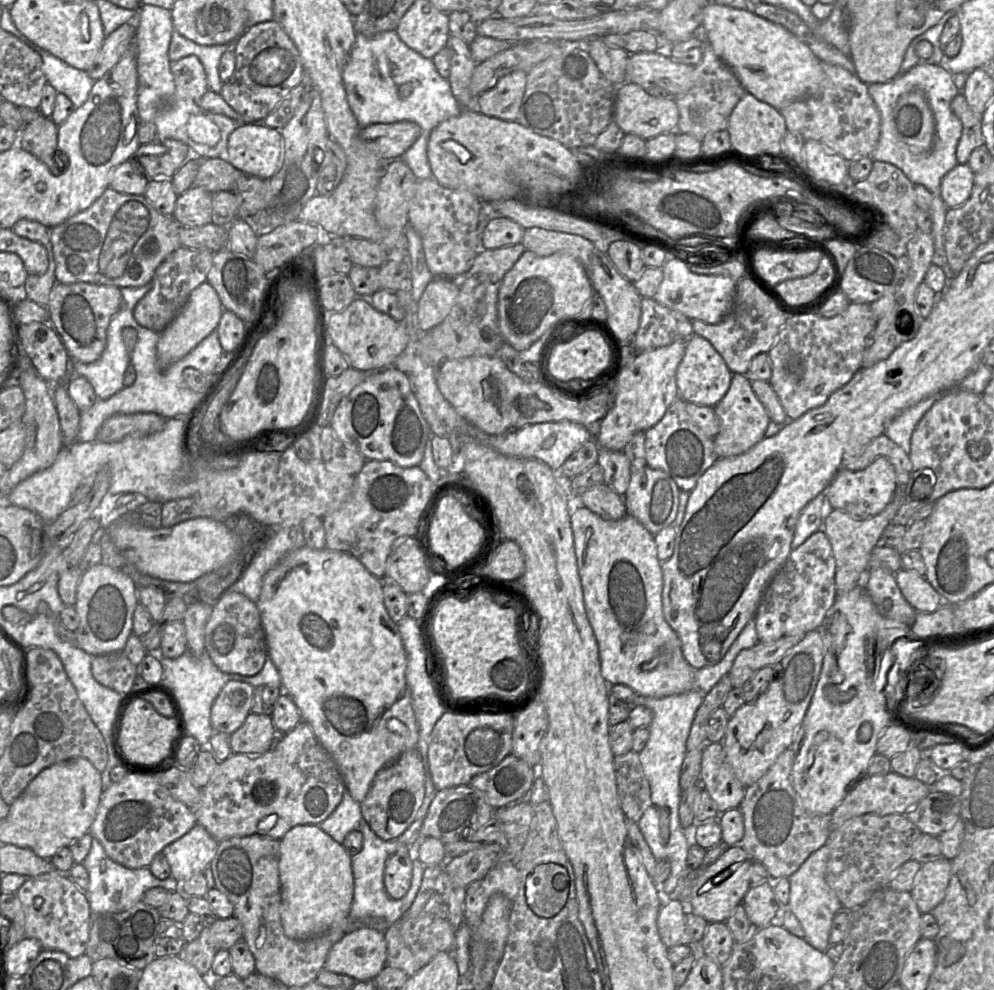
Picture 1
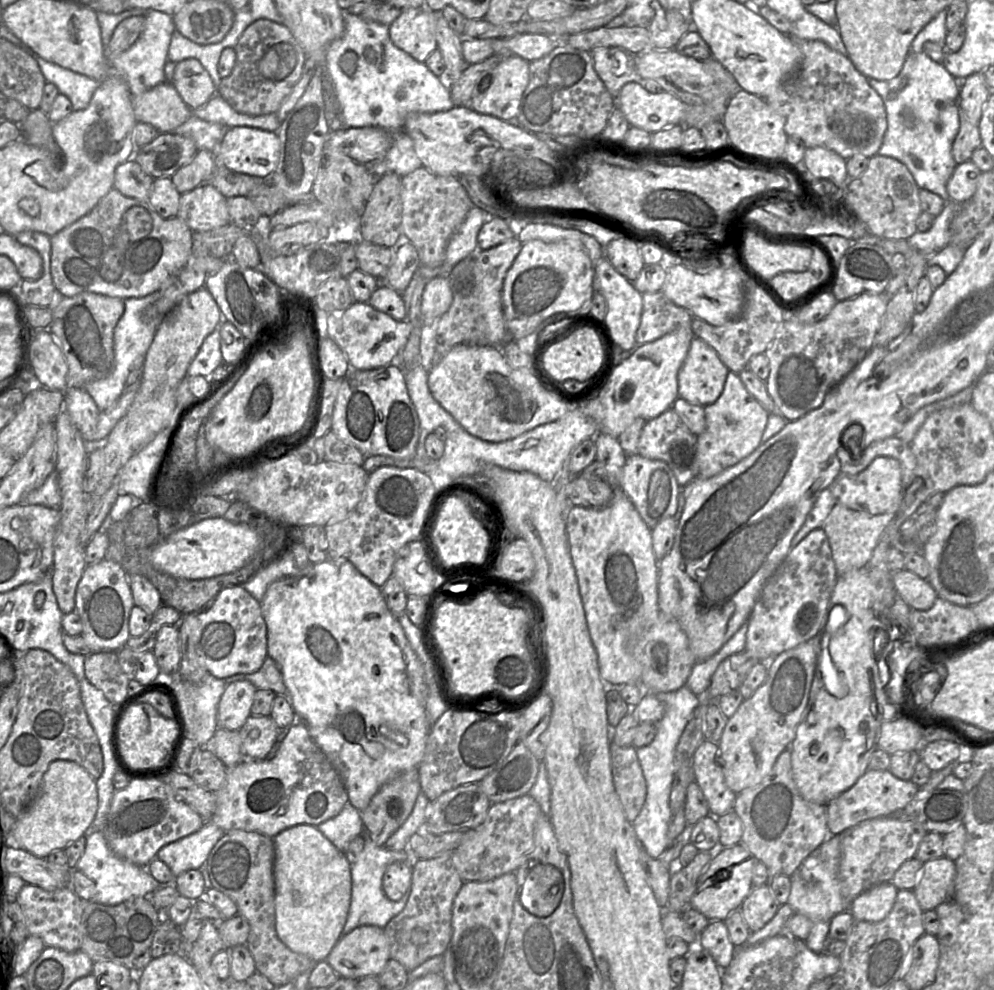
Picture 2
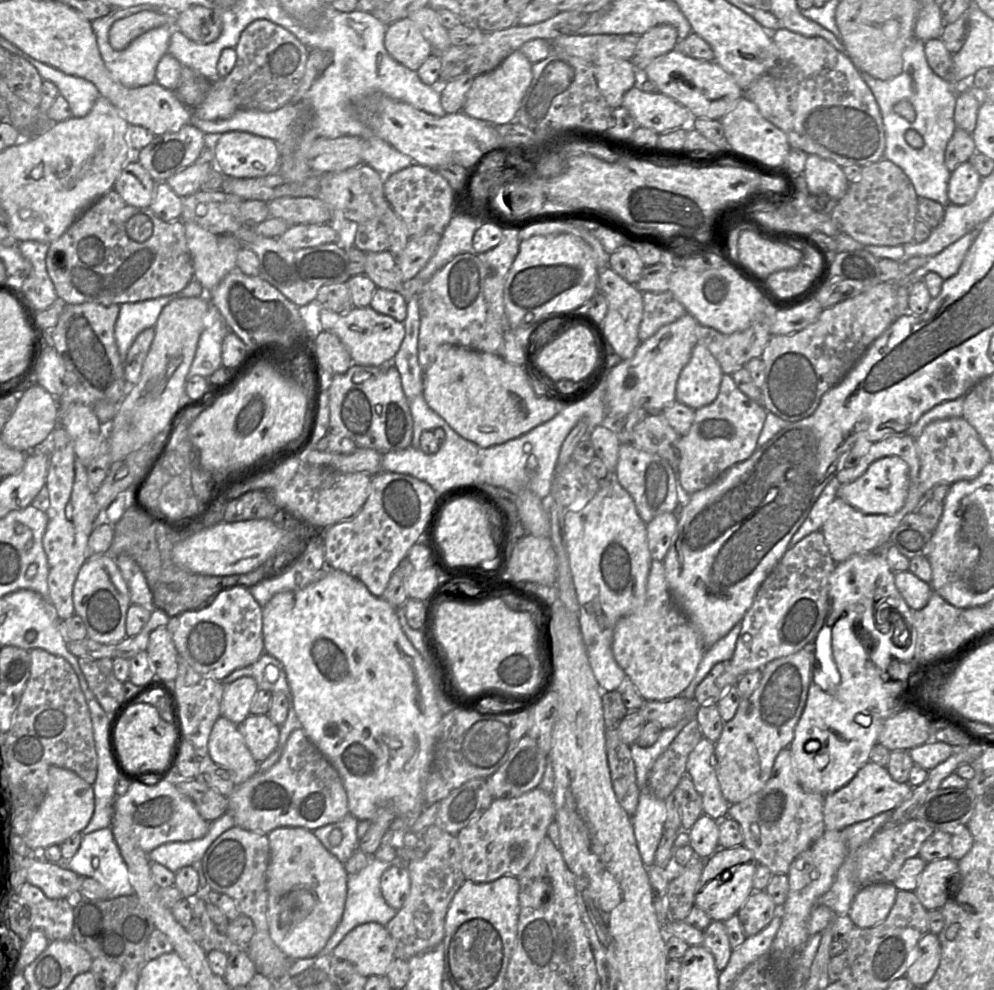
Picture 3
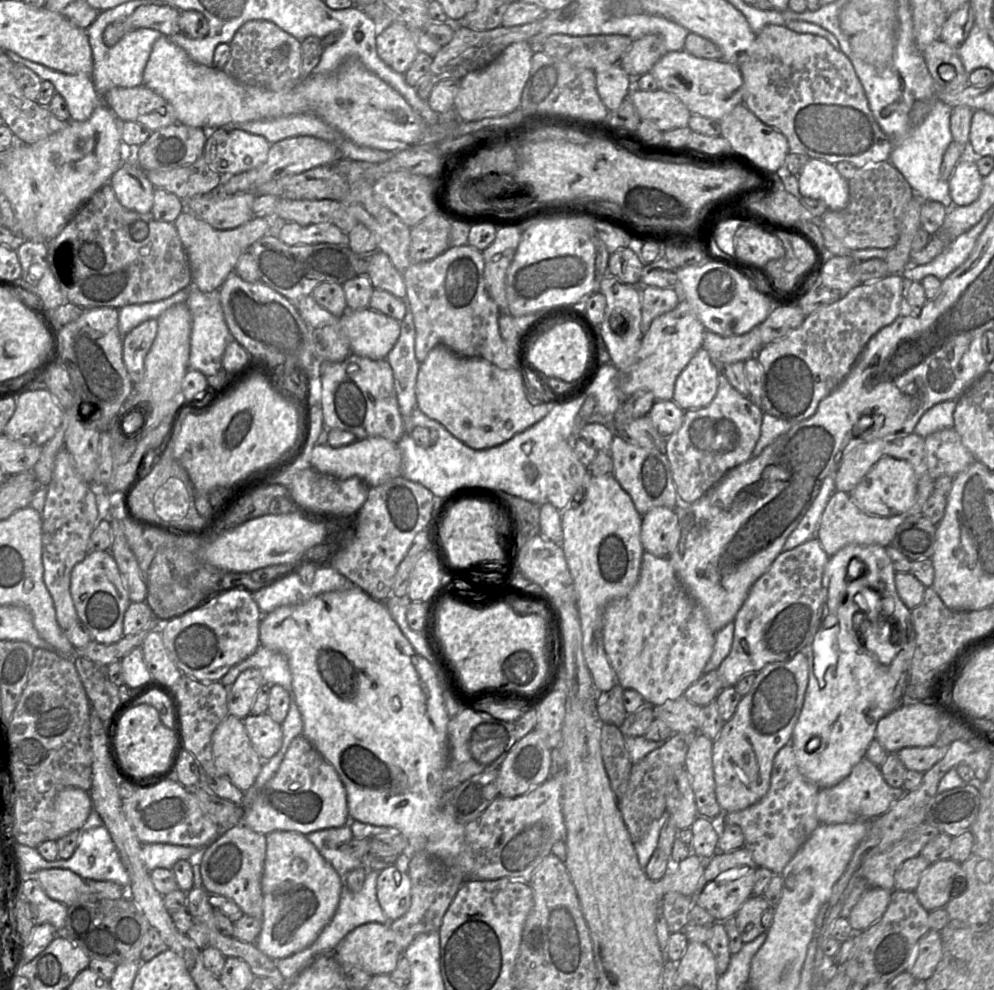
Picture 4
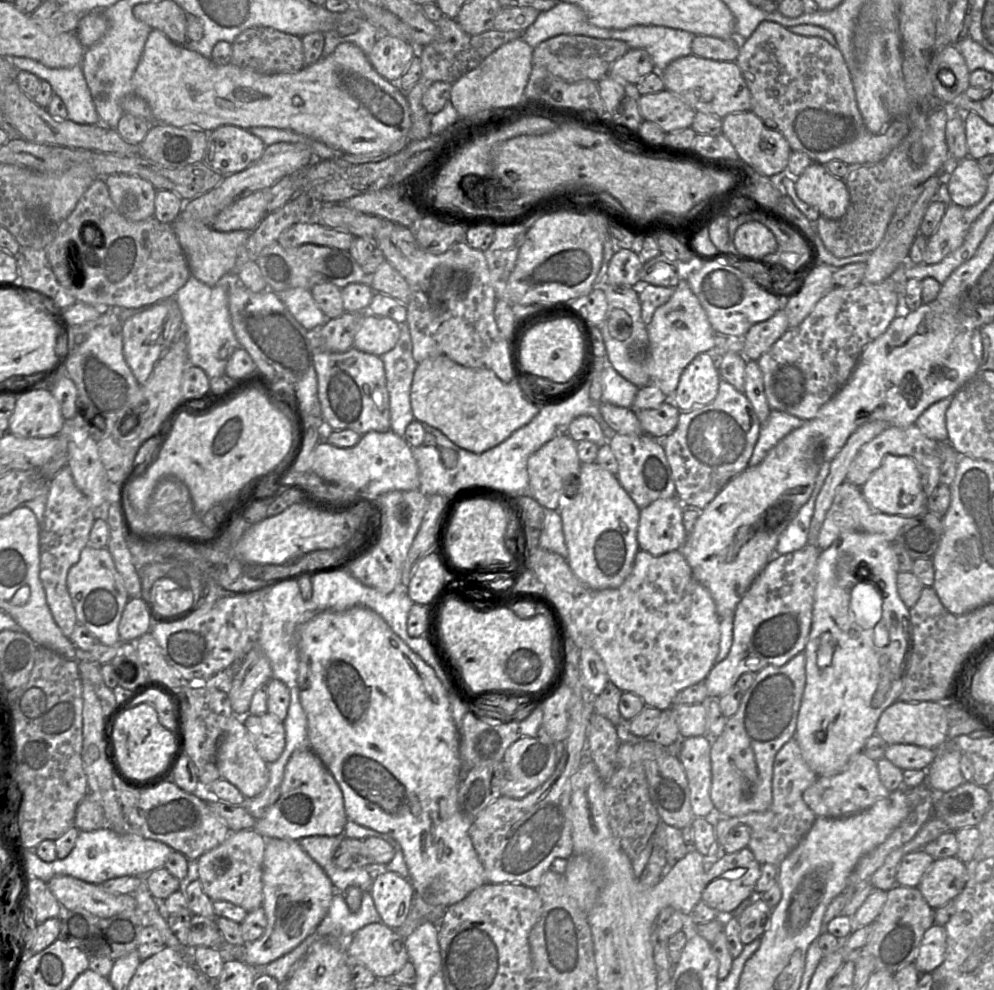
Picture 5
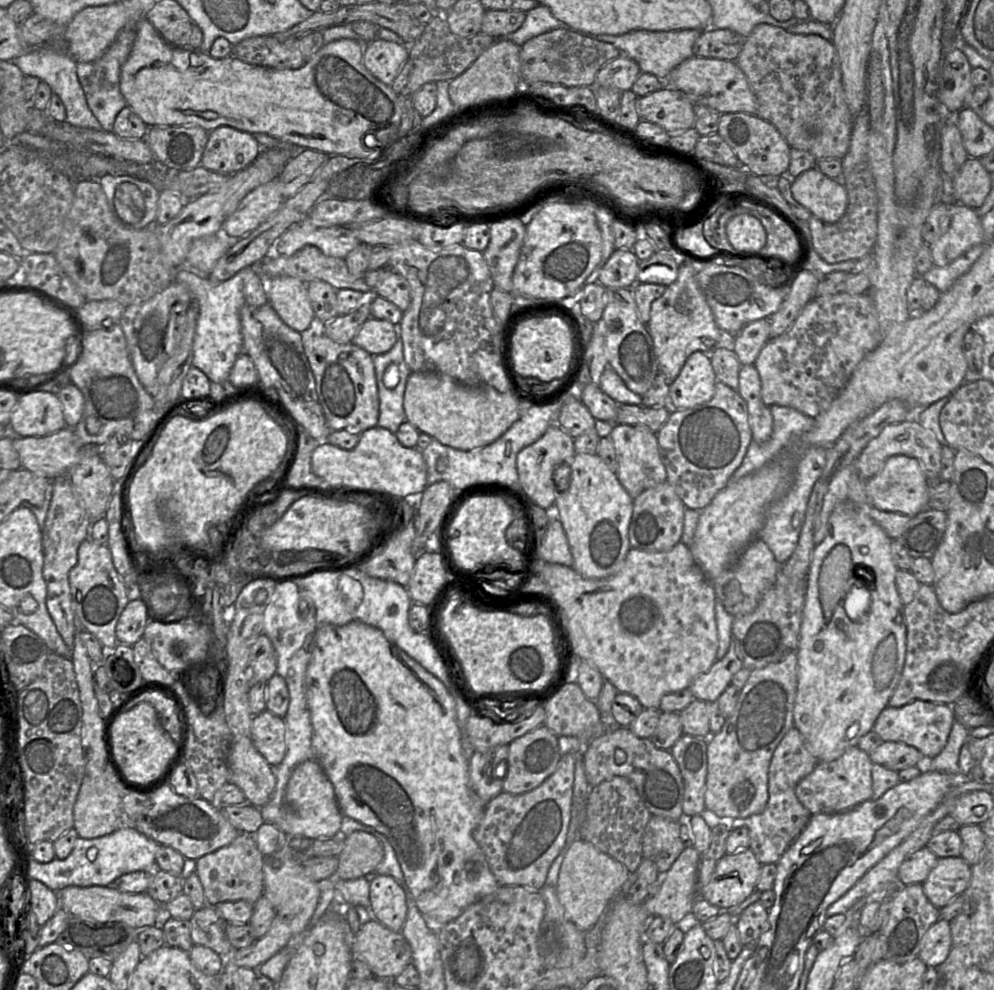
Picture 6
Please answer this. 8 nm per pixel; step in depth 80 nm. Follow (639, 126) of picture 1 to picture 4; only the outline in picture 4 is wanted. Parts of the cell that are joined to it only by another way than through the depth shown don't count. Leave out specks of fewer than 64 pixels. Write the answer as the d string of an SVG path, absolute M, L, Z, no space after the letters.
M635 89L627 97L636 107L641 121L653 124L661 132L687 127L692 113L676 96L664 90Z

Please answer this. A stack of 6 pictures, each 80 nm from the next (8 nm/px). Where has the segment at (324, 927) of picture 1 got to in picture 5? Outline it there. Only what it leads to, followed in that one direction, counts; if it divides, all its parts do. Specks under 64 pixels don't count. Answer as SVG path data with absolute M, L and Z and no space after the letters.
M270 838L266 839L264 852L262 892L262 907L267 918L265 931L259 939L244 944L244 962L259 969L291 952L315 931L328 913L336 889L321 866L305 852L297 841Z

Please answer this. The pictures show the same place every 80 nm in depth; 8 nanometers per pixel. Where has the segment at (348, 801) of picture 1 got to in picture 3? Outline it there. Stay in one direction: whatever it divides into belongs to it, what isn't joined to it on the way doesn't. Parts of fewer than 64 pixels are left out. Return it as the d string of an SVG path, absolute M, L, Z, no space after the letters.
M350 812L341 820L312 831L322 845L341 863L346 863L359 849L357 836L358 819Z

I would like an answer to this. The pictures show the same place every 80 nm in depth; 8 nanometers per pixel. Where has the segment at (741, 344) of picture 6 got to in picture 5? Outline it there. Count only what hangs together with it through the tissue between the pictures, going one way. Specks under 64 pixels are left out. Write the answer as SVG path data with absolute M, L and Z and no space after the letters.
M784 309L768 320L754 324L744 335L742 355L749 361L758 361L790 328Z

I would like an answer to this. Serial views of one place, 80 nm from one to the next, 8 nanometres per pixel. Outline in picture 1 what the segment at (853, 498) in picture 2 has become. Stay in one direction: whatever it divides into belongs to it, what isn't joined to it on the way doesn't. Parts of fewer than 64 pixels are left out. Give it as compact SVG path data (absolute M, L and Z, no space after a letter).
M878 457L861 471L840 468L825 492L833 509L841 510L854 518L867 519L879 514L886 508L895 489L896 473L894 466L886 457Z

